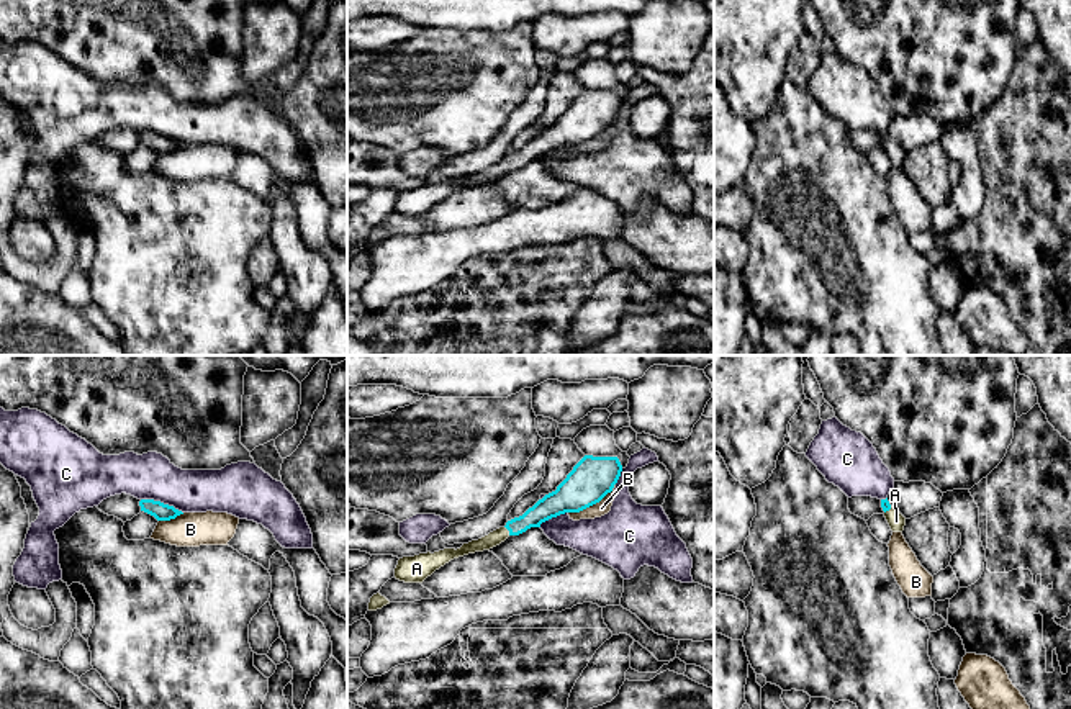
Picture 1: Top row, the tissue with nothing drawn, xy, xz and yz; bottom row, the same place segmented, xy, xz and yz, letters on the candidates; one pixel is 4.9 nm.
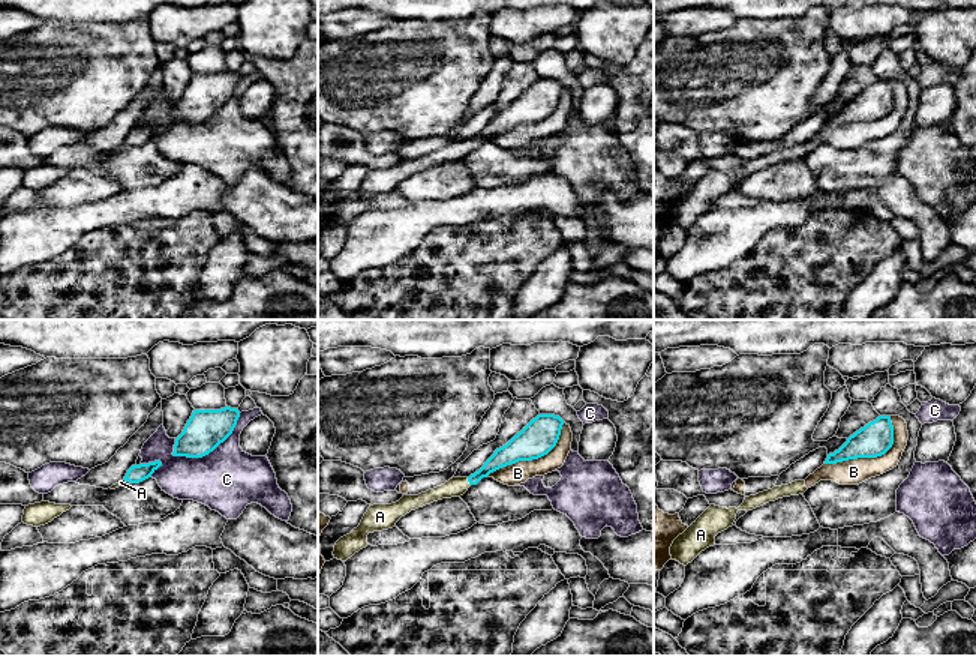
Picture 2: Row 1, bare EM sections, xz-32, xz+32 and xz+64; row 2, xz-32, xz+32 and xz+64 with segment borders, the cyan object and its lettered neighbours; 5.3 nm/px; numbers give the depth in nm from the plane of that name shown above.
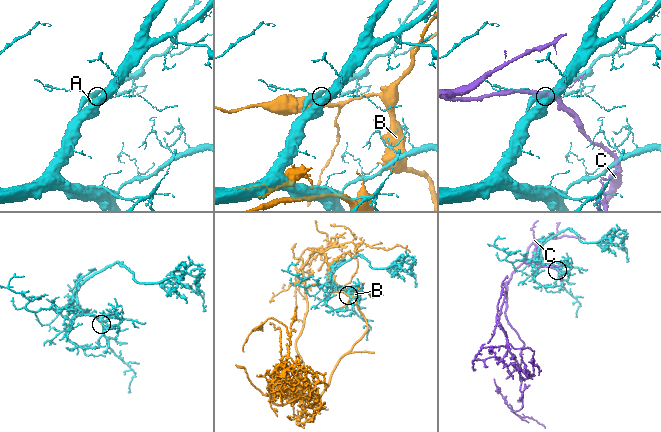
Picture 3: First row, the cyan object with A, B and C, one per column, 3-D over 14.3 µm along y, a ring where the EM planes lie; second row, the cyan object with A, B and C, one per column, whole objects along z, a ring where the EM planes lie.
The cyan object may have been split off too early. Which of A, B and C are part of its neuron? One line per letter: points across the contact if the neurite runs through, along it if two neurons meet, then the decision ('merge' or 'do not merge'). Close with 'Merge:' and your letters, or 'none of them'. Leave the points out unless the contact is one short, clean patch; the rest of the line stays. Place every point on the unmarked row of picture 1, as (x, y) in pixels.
A: across xz (552, 138), (508, 162), (498, 169) | merge
B: do not merge
C: do not merge
Merge: A

